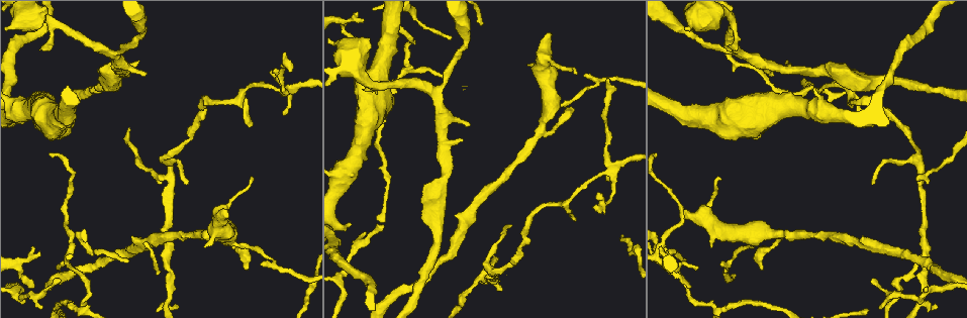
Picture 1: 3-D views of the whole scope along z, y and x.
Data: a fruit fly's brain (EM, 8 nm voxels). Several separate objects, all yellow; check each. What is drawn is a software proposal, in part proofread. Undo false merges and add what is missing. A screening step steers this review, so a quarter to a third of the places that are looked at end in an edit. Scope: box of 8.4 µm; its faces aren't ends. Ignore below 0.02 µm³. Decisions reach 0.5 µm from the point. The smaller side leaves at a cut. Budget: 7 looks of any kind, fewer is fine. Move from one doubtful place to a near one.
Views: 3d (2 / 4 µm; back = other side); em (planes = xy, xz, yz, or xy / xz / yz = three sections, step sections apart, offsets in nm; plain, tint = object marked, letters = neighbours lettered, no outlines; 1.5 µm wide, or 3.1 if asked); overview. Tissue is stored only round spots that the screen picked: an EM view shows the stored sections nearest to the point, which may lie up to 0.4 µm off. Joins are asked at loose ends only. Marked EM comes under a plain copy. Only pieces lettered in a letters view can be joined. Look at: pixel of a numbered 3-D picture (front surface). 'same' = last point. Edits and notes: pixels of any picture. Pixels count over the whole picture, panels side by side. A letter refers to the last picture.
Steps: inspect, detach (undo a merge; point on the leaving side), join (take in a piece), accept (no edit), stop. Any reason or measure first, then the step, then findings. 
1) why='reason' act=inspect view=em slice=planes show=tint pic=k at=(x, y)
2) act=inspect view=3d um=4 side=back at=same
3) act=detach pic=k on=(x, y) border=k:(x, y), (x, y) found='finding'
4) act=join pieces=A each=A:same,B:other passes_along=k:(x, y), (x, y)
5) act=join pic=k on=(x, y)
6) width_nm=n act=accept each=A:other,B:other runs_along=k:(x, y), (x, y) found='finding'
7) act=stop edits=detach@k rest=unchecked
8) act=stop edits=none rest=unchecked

why='an open end' act=inspect view=em slice=planes show=letters pic=1 at=(60, 265)

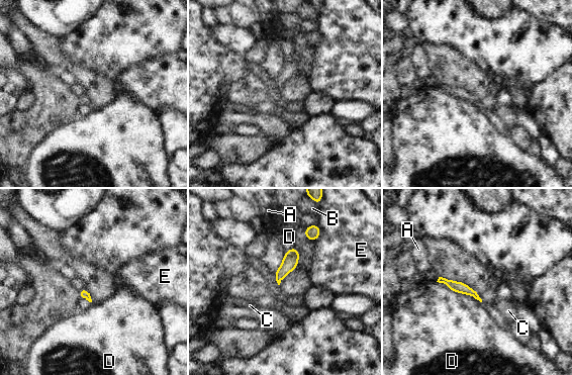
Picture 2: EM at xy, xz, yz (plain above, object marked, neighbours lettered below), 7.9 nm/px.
width_nm=90 act=accept each=A:other,B:other,C:other,D:other,E:other runs_along=2:(441, 280), (474, 294) found='no lettered piece goes on from it'

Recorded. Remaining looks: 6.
why='an open end' act=inspect view=3d um=4 pic=1 at=(382, 225)

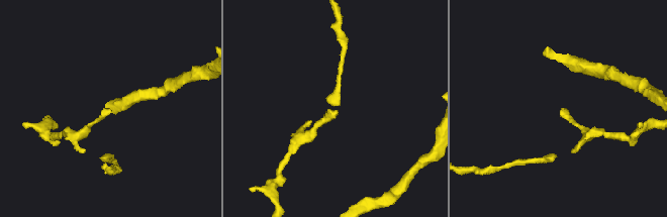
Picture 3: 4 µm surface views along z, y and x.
why='shape alone is not enough' act=inspect view=em slice=planes show=letters pic=3 at=(560, 112)

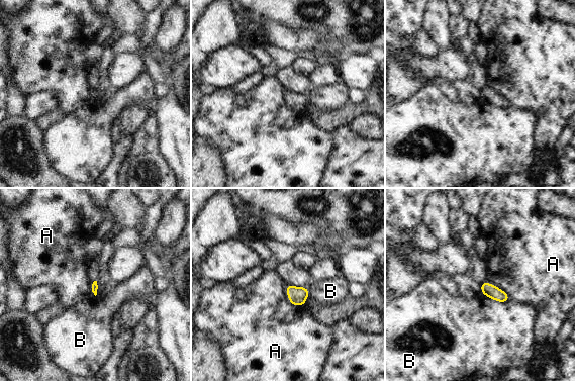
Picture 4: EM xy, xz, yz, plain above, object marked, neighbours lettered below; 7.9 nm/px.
longest_contact=B:220nm act=accept each=A:other,B:other border=4:(287, 299), (293, 304), (303, 306) found='none of them fits'

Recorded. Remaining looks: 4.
act=stop edits=none rest=unchecked

